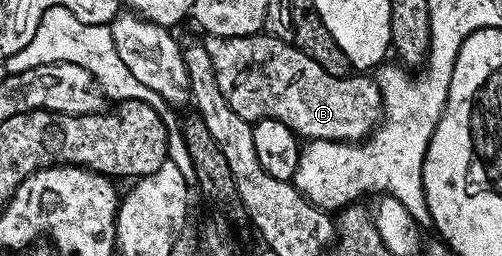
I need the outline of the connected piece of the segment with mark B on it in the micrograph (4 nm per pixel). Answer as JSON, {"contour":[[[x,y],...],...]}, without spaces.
{"contour":[[[268,33],[243,37],[205,35],[203,42],[207,57],[211,57],[211,69],[215,69],[215,81],[219,81],[219,93],[227,97],[227,105],[231,105],[239,117],[250,121],[274,119],[287,125],[287,129],[305,141],[330,139],[333,143],[352,144],[364,140],[382,121],[380,89],[376,78],[368,74],[350,73],[335,77],[317,62],[311,61],[311,57],[307,57],[307,53],[299,50],[290,40]]]}

